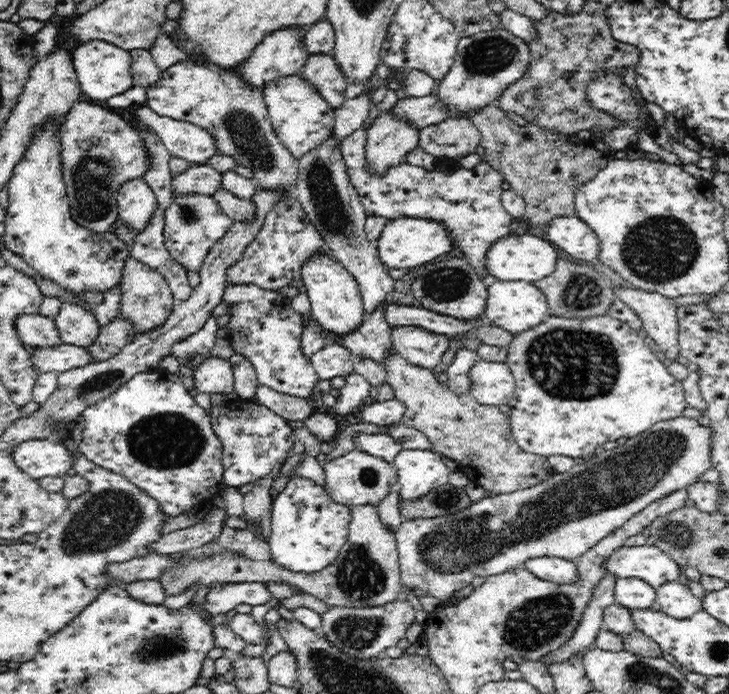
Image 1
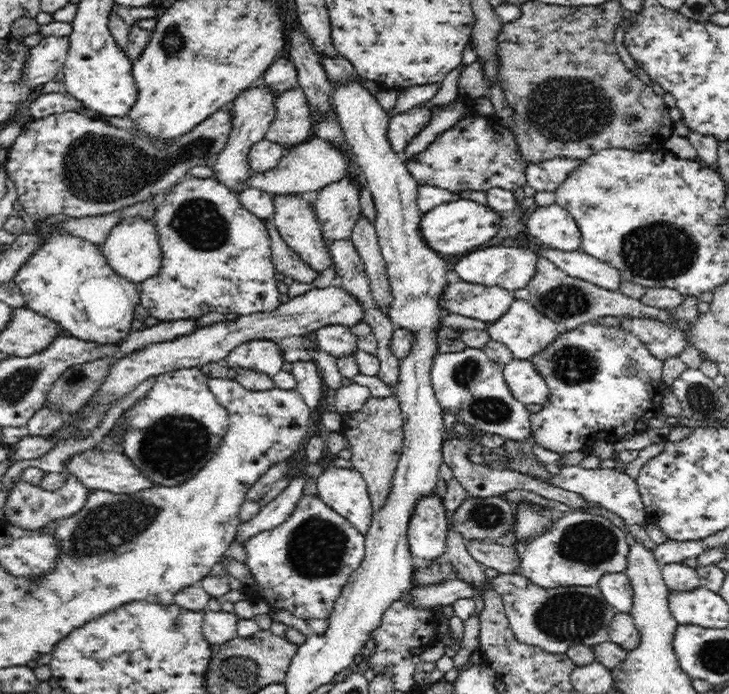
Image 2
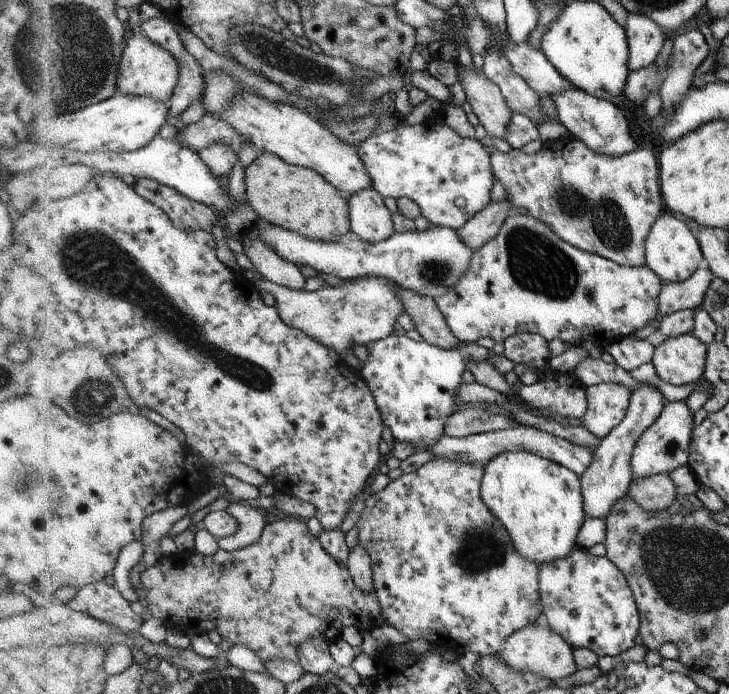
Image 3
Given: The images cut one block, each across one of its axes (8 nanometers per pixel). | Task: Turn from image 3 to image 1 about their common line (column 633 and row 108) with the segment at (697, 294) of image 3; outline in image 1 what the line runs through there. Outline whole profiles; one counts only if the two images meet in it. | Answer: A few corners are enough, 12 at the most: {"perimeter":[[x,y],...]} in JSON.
{"perimeter":[[331,53],[309,55],[301,75],[335,109],[347,78]]}

